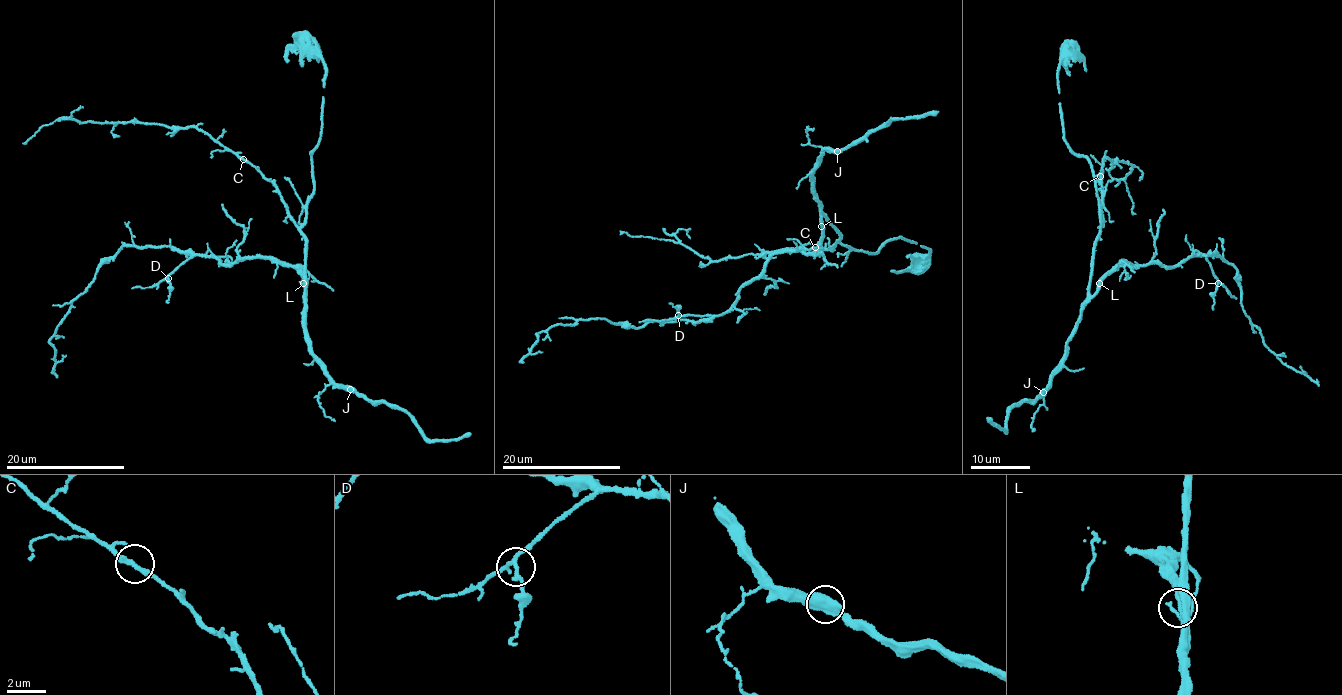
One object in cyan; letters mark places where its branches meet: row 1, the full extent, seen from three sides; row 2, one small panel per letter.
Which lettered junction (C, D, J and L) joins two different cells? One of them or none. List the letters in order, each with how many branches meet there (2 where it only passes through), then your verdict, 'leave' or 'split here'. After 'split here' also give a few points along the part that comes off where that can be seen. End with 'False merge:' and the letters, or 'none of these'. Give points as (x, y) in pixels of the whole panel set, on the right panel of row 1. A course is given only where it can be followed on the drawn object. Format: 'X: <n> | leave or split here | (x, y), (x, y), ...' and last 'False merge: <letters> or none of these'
C: 2 | leave
D: 3 | leave
J: 2 | leave
L: 2 | leave
False merge: none of these

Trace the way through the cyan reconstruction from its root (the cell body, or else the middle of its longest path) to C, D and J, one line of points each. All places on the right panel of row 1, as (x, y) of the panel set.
C: (1100, 283), (1100, 288), (1092, 296), (1089, 293), (1092, 248), (1100, 226), (1103, 199), (1100, 176)
D: (1100, 283), (1100, 278), (1125, 262), (1172, 267), (1201, 254), (1218, 283)
J: (1100, 283), (1097, 293), (1084, 307), (1075, 333), (1066, 343), (1063, 367), (1043, 392)

